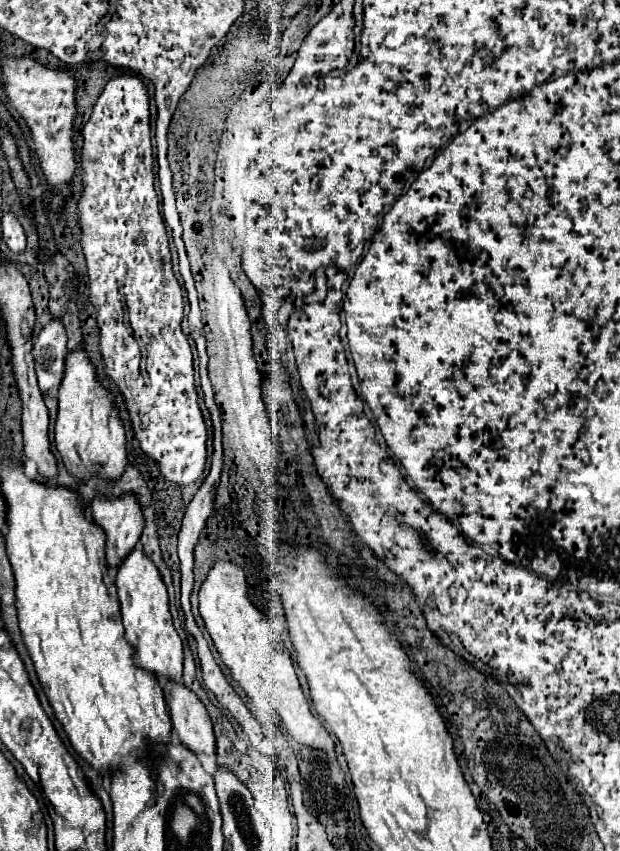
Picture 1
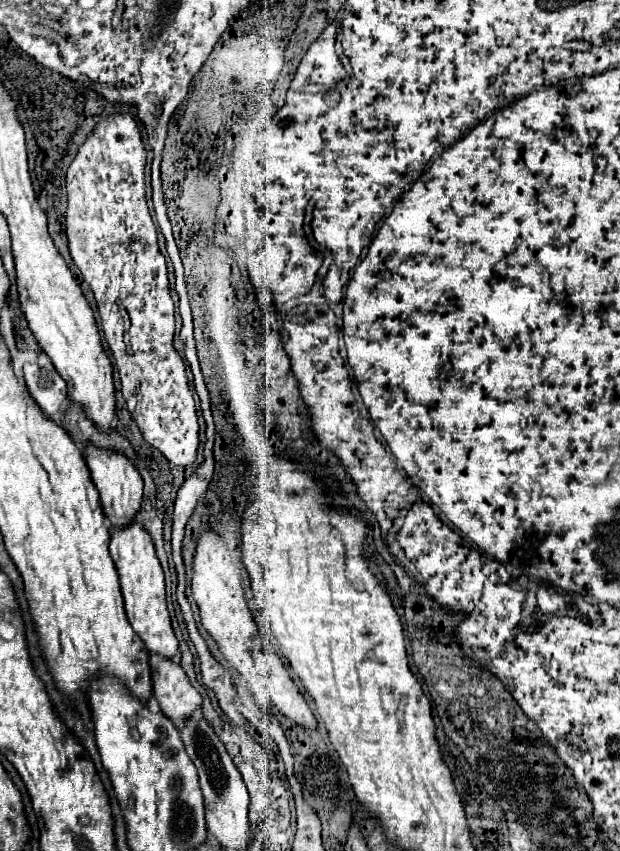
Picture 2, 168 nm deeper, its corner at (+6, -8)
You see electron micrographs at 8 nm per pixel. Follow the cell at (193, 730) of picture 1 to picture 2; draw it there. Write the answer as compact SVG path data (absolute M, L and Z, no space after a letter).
M150 654L148 662L152 670L152 692L162 712L174 722L184 722L202 706L202 696L176 660Z

